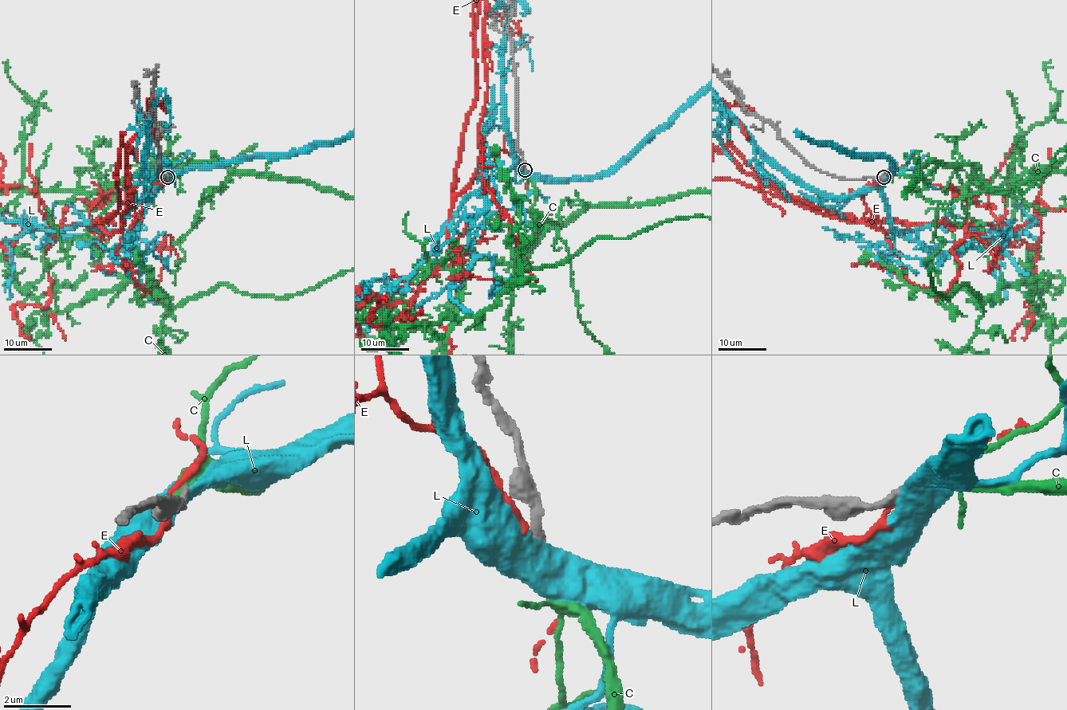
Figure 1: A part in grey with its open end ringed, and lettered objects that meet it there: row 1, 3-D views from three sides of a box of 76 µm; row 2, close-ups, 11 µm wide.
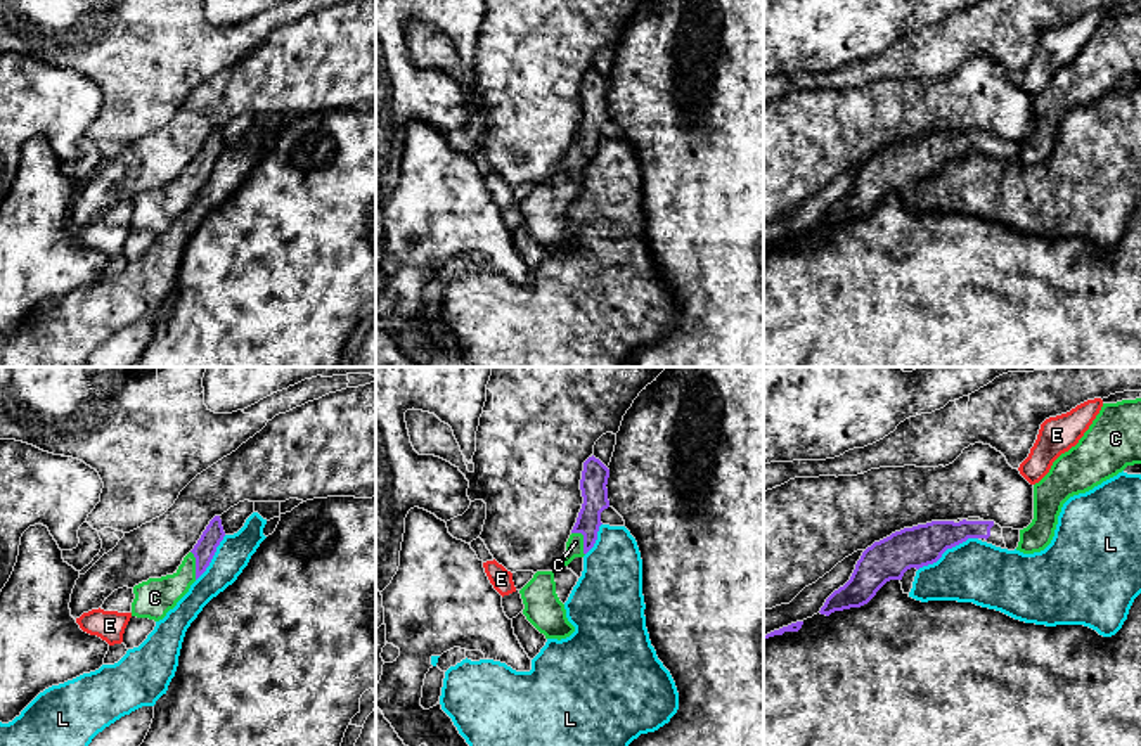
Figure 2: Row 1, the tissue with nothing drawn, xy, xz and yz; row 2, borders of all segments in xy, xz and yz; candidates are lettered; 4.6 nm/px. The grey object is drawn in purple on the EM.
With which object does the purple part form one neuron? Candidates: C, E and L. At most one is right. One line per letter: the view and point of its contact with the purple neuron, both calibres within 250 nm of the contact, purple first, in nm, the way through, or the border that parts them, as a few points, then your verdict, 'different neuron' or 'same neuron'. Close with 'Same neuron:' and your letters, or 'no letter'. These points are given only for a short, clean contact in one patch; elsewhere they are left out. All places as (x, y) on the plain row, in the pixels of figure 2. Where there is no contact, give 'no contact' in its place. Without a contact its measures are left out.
C: contact xz (584, 153); calibres 120 and 80 nm; same neuron
E: no contact; different neuron
L: contact yz (947, 160); calibres 190 and 280 nm; different neuron
Same neuron: C

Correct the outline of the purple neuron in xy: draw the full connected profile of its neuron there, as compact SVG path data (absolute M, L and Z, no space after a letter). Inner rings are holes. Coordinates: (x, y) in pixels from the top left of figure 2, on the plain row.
M215 128L173 187L149 190L133 199L132 228L163 232L206 183L223 149L222 132Z

